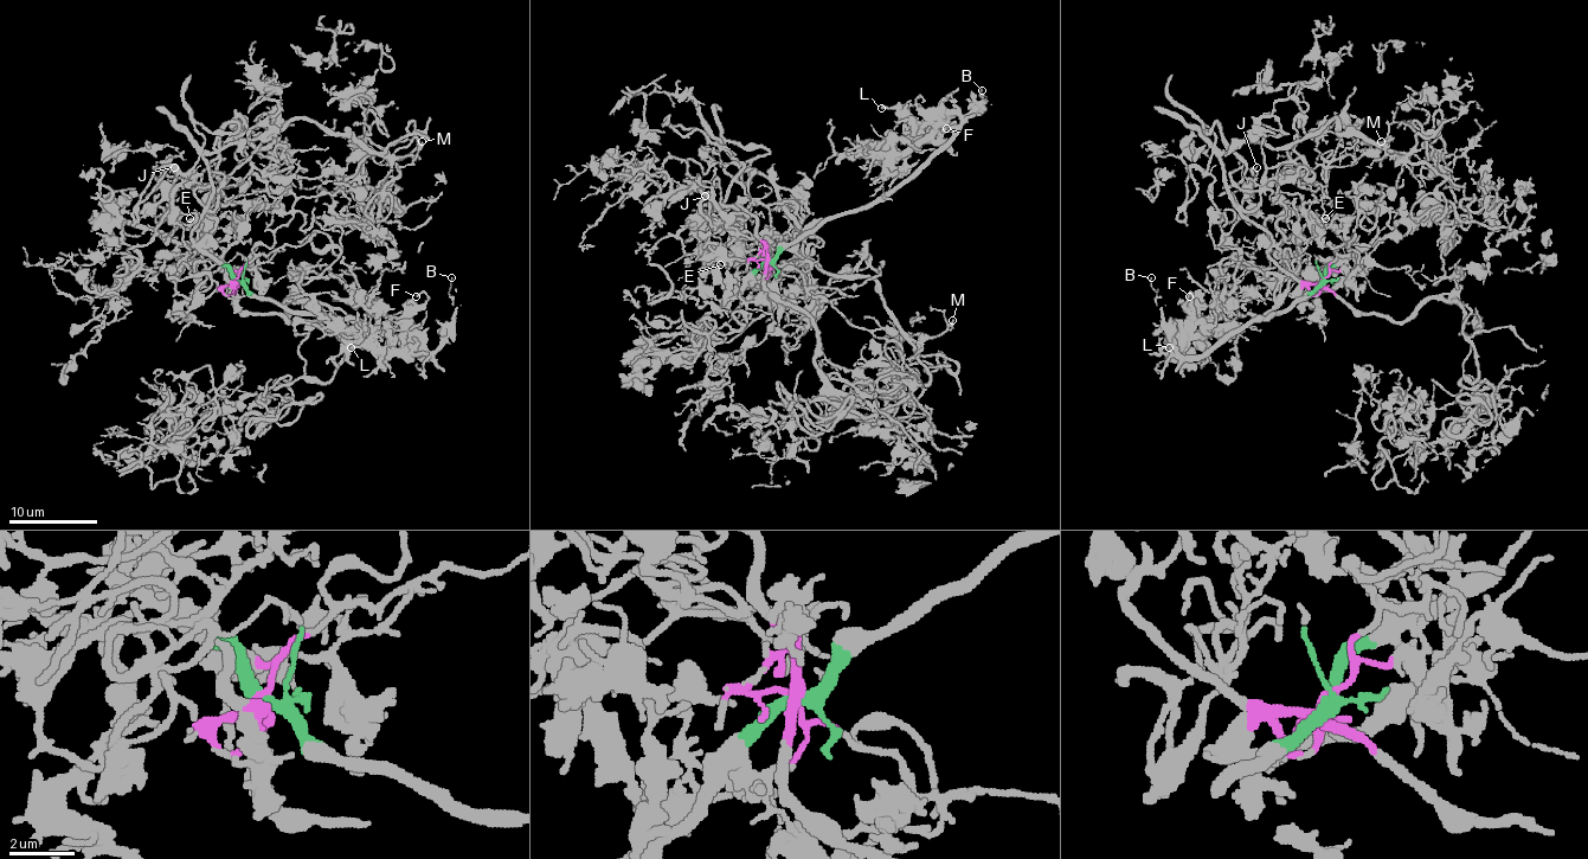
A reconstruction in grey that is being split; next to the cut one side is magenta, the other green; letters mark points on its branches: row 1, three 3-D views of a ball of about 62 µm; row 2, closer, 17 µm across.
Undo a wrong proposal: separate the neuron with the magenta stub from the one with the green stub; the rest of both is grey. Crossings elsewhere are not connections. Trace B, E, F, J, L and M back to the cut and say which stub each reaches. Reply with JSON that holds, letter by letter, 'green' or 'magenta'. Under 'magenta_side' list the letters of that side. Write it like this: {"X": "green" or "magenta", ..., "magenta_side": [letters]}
{"B": "green", "E": "magenta", "F": "green", "J": "magenta", "L": "green", "M": "magenta", "magenta_side": ["E", "J", "M"]}

